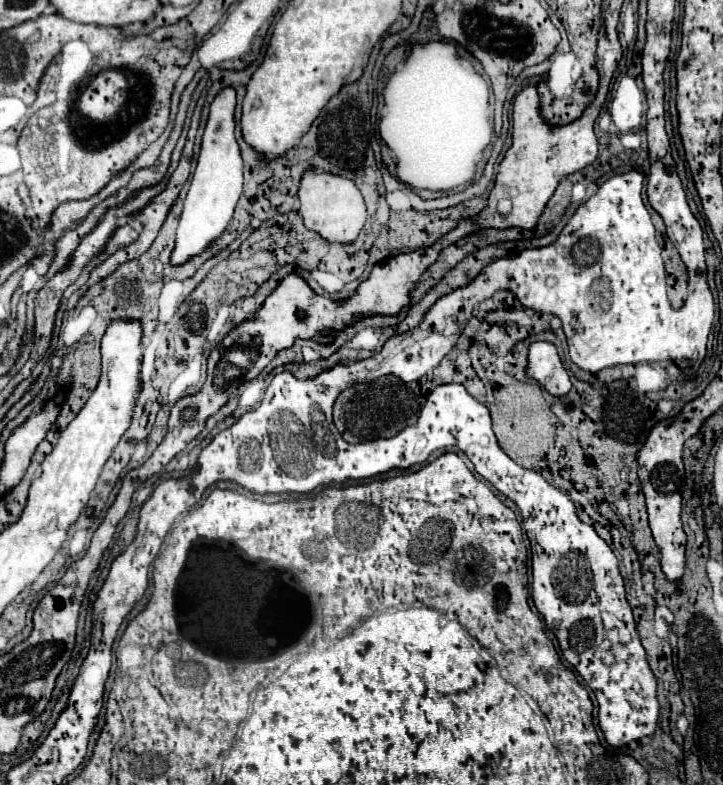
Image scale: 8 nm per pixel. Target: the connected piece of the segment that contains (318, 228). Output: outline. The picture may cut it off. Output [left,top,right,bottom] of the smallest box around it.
[299,168,365,244]

